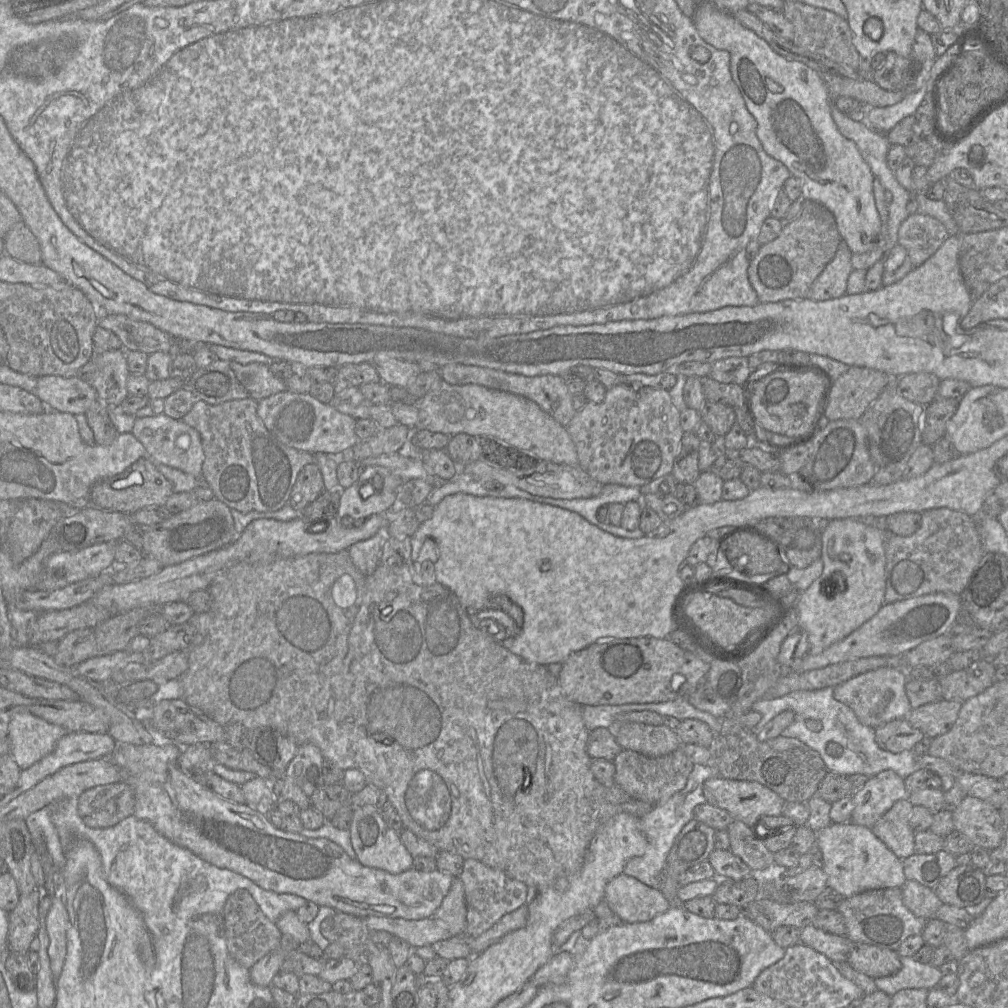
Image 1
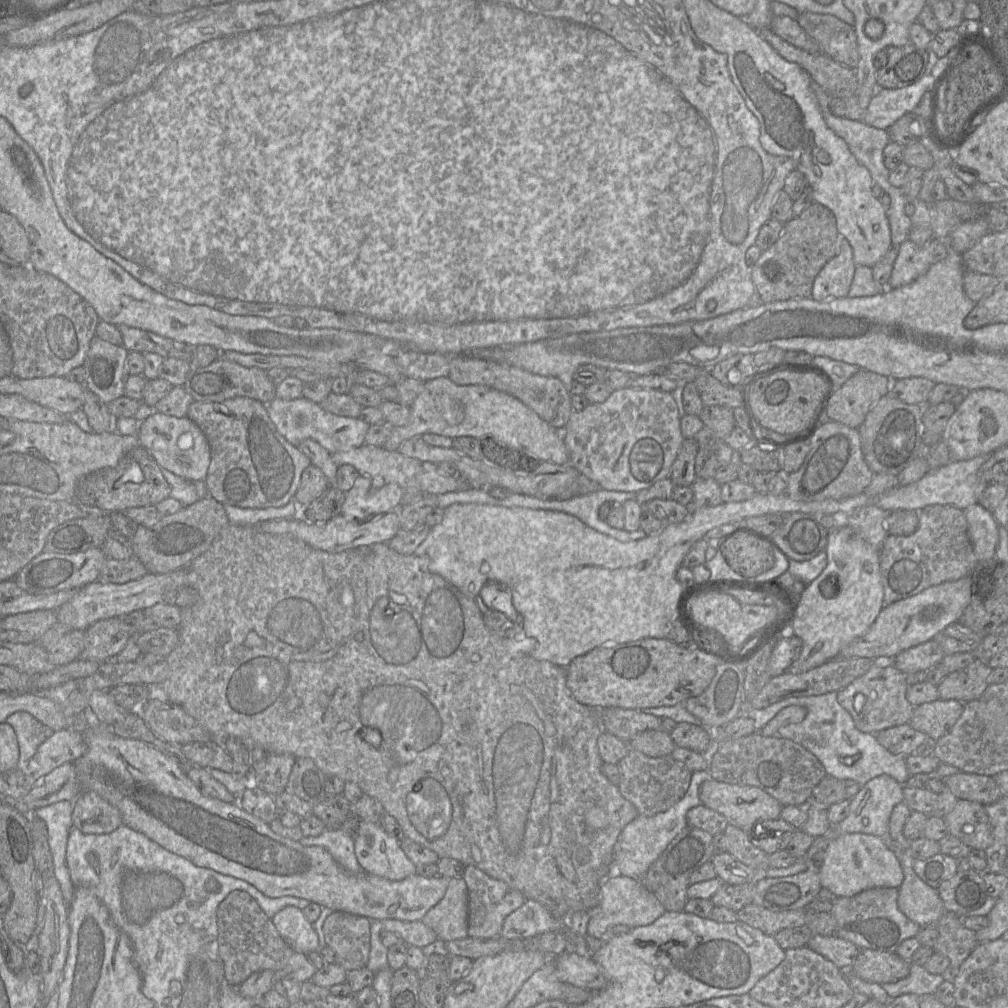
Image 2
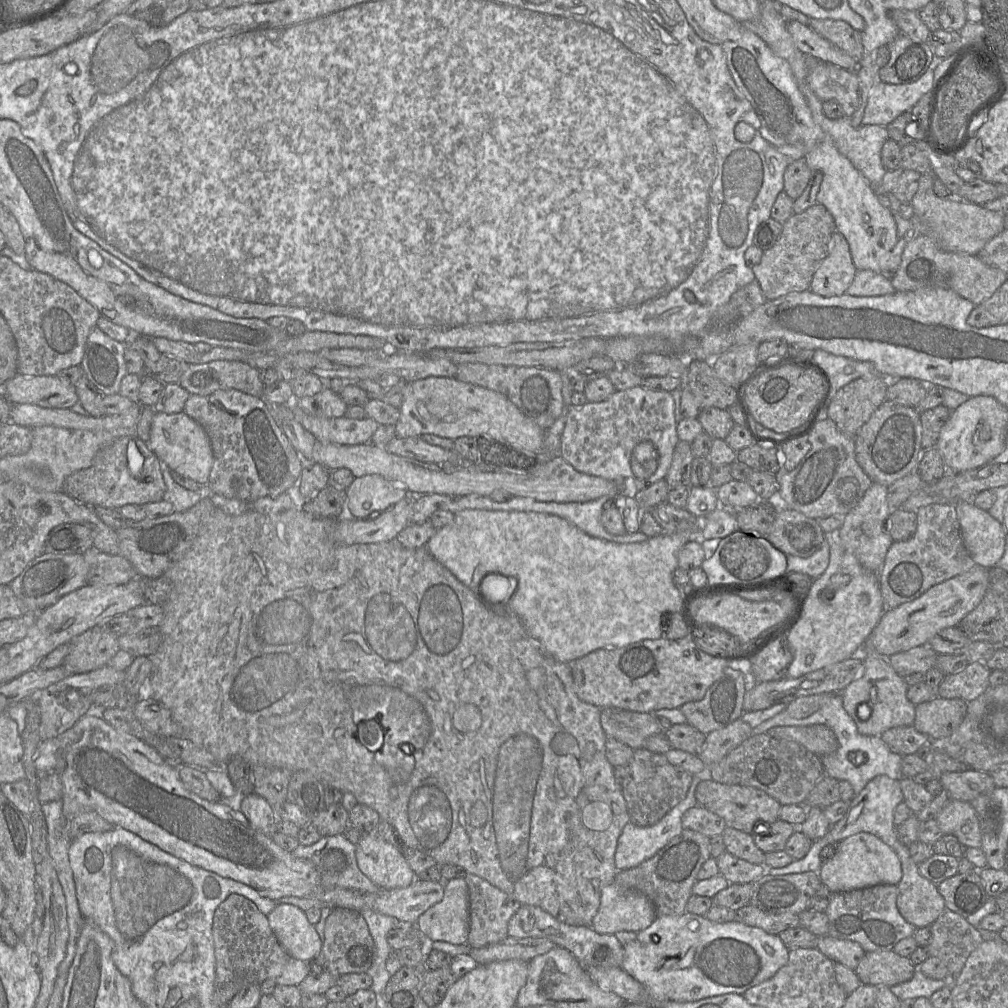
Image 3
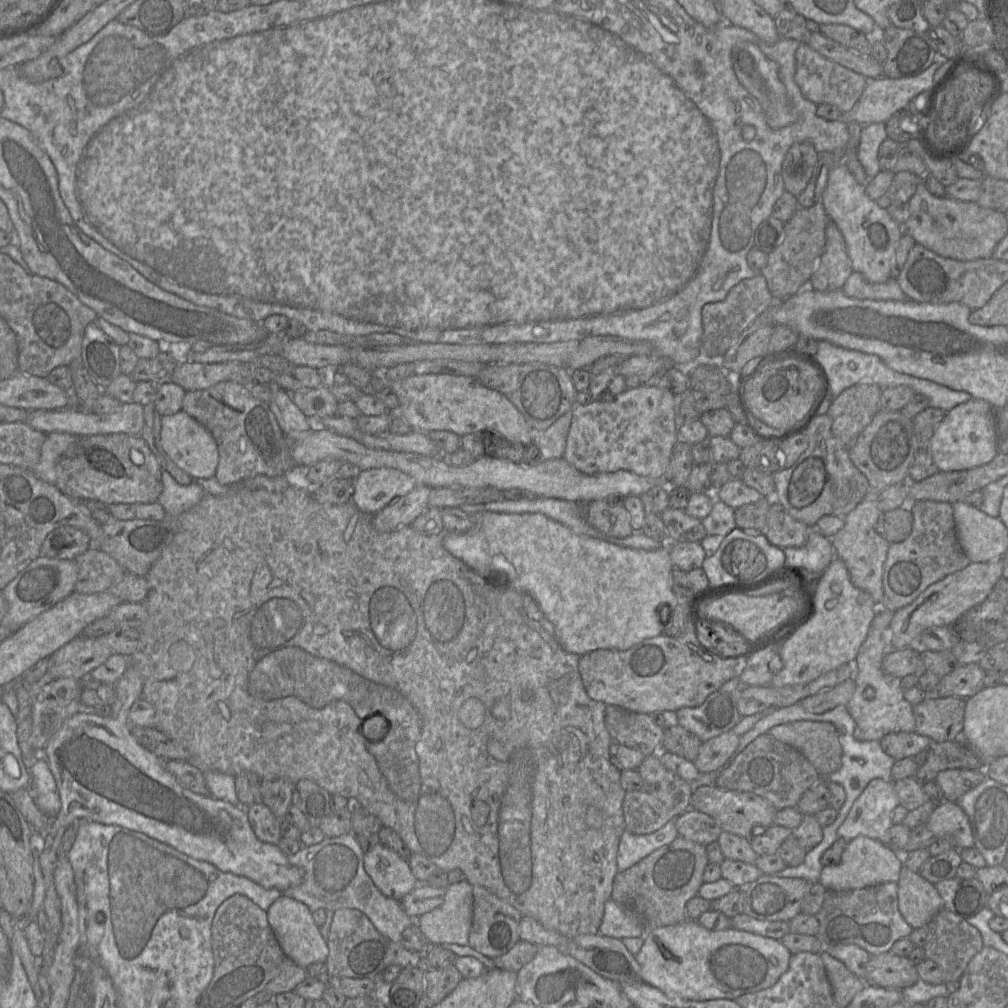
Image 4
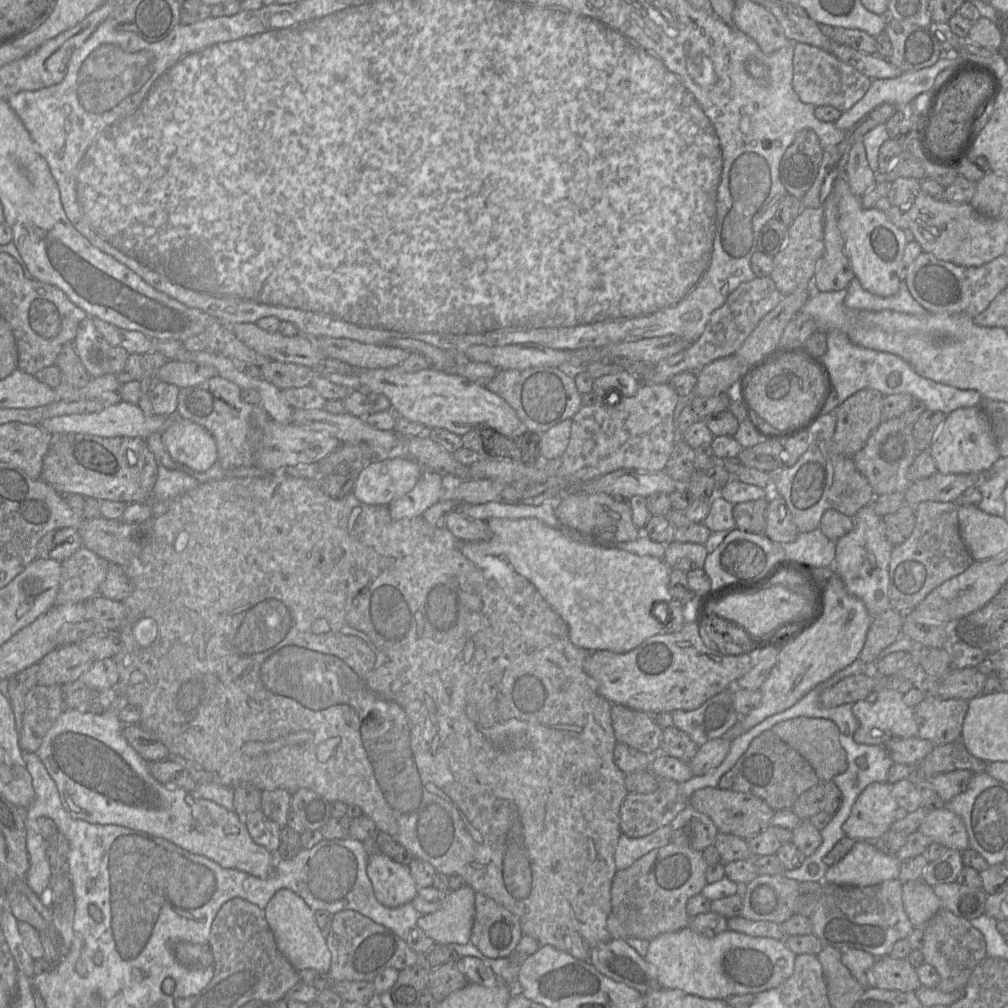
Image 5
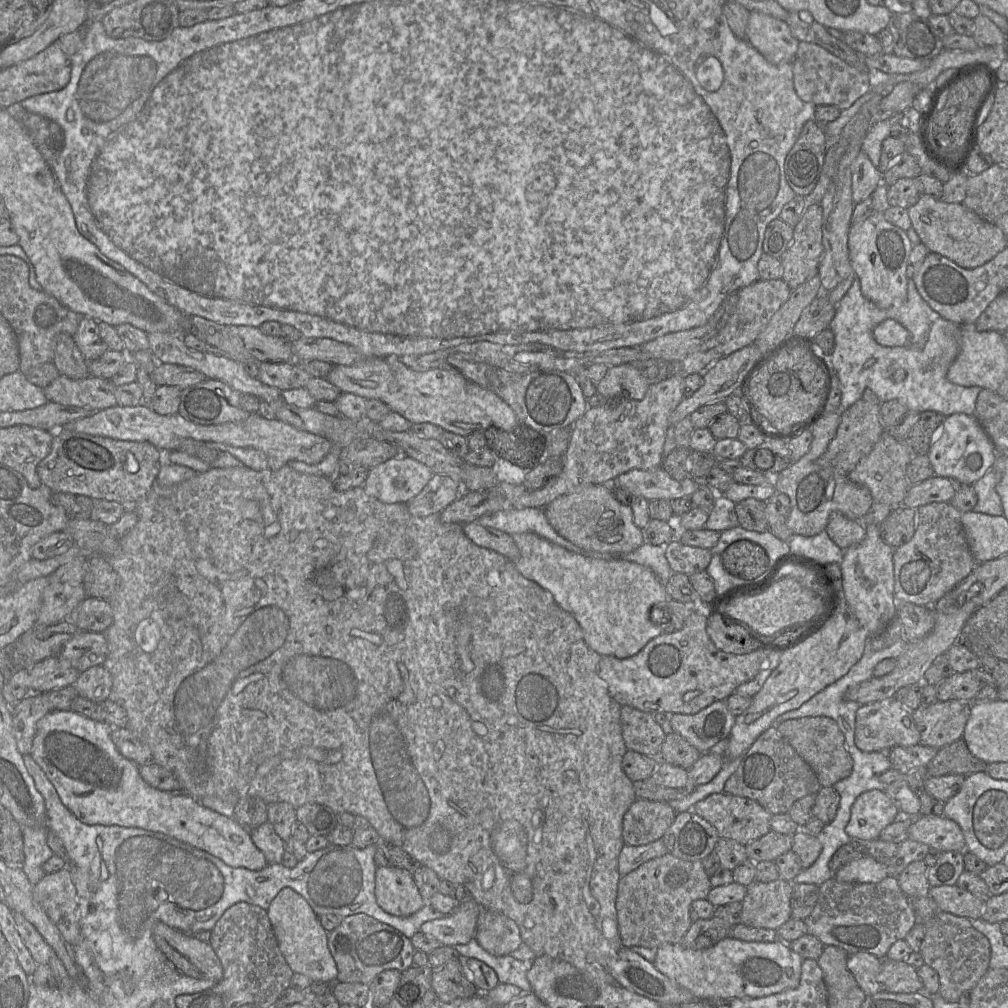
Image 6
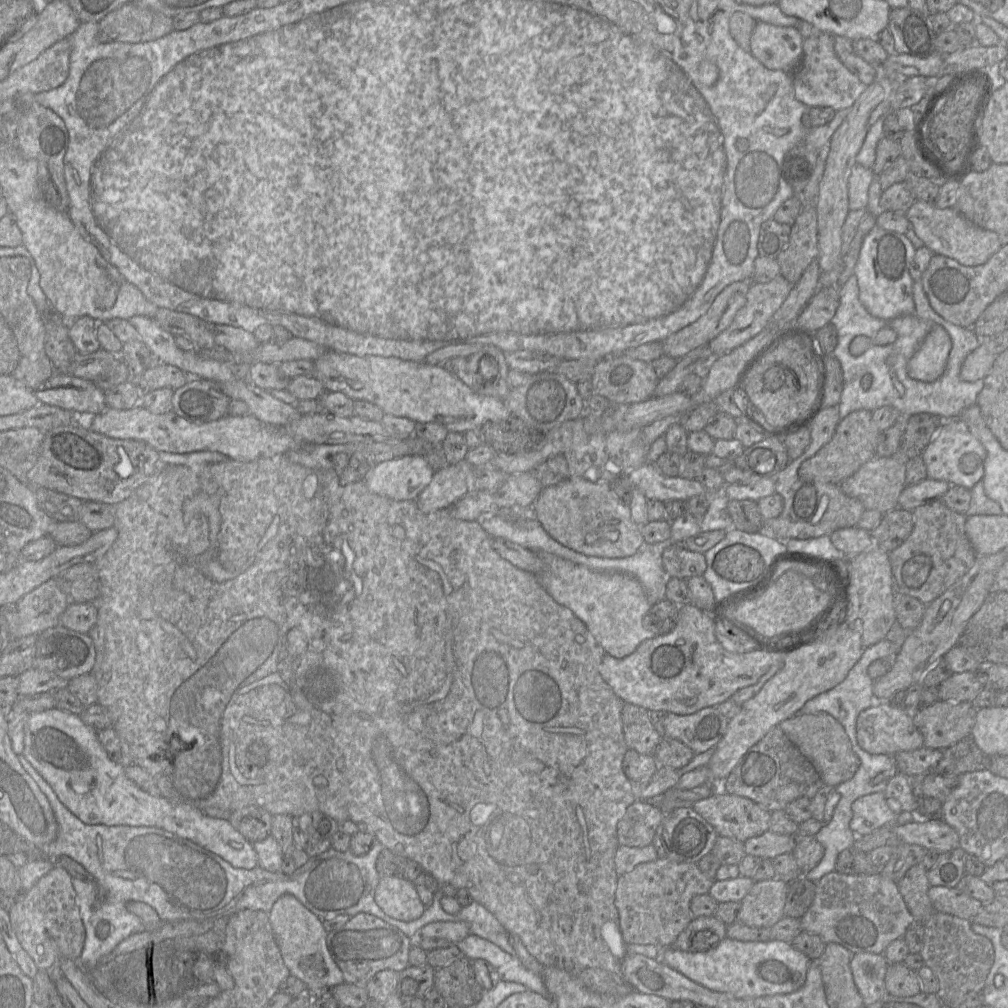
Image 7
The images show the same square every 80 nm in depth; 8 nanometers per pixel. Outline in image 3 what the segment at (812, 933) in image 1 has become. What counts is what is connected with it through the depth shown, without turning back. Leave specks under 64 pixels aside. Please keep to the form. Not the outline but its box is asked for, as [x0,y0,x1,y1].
[817,934,866,971]

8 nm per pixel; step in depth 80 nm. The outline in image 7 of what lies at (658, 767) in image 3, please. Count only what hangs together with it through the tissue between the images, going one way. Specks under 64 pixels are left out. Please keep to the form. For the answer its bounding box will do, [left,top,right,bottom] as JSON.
[617,799,665,847]

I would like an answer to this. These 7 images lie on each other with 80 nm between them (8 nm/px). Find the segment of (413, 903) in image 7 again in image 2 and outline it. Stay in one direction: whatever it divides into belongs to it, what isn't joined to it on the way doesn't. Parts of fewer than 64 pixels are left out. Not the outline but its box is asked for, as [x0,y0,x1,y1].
[354,821,416,881]

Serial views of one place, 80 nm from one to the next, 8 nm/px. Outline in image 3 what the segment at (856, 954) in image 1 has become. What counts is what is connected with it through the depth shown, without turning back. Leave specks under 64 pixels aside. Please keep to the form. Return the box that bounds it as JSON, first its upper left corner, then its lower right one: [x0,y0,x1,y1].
[855,949,915,987]

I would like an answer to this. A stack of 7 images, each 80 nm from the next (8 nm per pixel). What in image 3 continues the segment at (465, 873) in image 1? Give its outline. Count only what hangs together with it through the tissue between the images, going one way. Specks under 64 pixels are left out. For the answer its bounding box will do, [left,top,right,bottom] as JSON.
[465,873,522,948]

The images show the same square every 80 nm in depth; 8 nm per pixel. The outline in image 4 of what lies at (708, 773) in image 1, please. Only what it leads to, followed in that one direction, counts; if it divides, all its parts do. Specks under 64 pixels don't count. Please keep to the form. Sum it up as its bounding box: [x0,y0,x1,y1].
[618,819,678,871]

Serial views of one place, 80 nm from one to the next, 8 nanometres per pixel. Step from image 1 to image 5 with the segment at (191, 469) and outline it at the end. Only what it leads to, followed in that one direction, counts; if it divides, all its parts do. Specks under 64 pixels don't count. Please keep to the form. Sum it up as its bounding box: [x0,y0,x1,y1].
[162,417,218,472]

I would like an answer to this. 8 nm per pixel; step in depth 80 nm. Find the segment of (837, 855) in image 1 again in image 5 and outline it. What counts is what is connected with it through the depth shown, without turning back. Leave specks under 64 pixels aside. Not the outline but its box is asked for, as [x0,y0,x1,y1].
[823,841,901,887]

